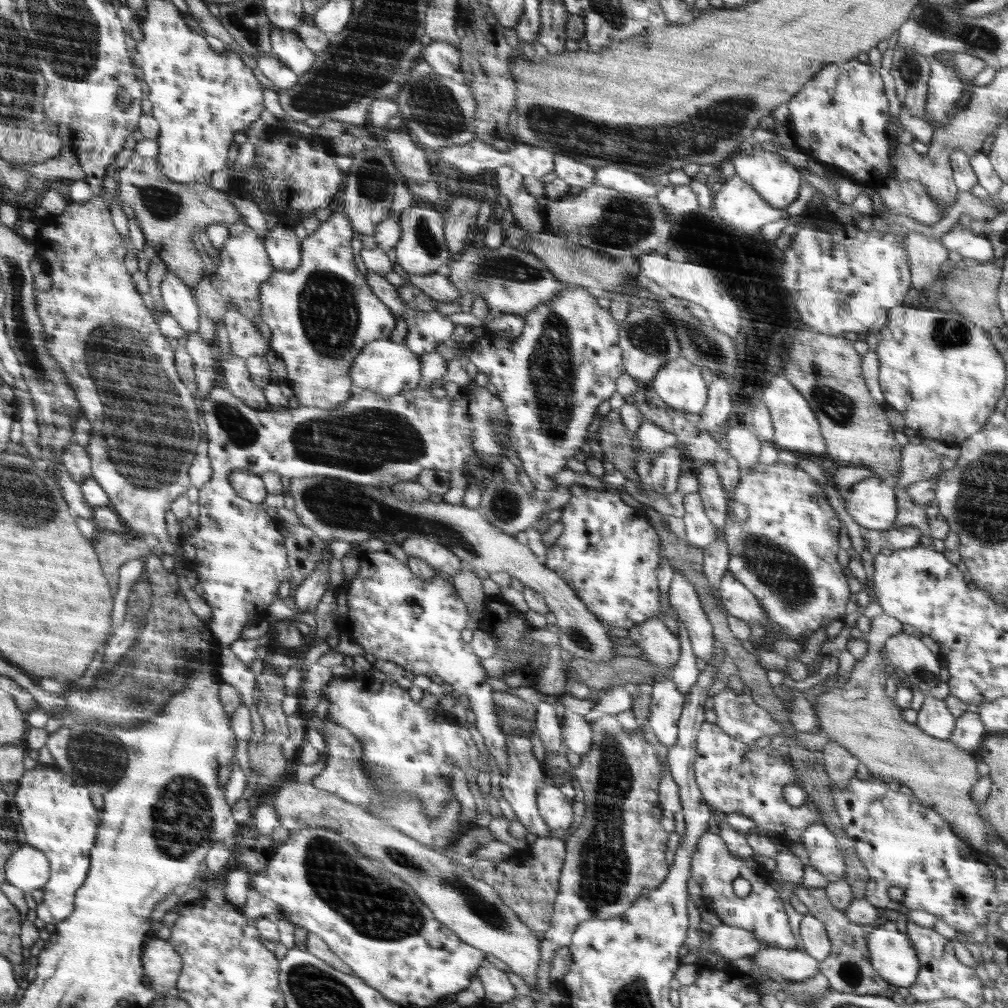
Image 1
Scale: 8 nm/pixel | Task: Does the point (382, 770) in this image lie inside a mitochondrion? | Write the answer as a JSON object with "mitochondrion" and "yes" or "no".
{"mitochondrion":"yes"}

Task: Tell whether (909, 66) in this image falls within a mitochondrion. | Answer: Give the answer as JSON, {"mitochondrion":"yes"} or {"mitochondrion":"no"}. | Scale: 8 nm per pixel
{"mitochondrion":"yes"}

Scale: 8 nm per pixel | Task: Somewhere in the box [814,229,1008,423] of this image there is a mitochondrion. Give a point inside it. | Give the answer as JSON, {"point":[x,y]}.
{"point":[948,334]}

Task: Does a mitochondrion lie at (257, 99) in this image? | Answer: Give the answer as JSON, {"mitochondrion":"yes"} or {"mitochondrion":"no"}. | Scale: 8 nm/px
{"mitochondrion":"no"}

